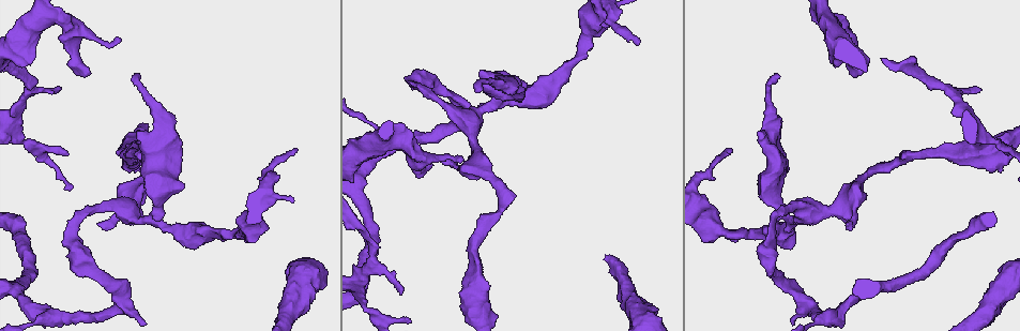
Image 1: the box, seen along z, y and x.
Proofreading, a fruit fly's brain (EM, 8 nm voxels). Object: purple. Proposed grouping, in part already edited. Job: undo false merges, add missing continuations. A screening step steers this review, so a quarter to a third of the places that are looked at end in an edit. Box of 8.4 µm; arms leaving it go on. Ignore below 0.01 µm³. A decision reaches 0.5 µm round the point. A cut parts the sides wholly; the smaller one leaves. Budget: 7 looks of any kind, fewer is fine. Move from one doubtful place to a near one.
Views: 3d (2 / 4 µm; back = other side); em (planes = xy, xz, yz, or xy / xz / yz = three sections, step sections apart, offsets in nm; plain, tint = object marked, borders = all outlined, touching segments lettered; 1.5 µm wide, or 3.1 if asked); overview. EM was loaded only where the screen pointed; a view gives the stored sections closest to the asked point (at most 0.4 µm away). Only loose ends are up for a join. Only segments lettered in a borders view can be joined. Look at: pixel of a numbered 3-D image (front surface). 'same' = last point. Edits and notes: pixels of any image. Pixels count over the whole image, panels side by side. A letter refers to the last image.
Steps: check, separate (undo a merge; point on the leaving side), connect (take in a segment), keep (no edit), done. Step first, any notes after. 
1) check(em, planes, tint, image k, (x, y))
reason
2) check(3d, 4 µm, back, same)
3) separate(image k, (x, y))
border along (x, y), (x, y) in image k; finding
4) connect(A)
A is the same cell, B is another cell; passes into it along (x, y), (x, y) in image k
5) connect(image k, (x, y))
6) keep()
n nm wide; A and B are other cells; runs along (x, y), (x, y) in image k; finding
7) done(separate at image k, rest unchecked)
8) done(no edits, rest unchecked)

check(em, xz, step 4, borders, image 1, (638, 41))
free end

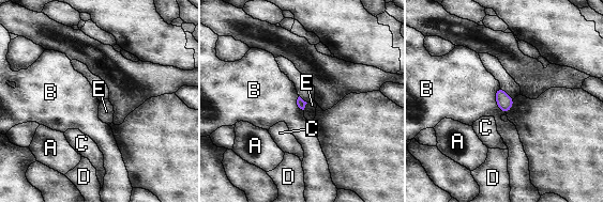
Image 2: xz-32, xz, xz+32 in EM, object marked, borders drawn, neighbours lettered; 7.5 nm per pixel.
keep()
A, B, C, D and E are other cells; none of them fits

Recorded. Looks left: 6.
check(3d, 2 µm, back, image 1, (460, 158))
tapers out

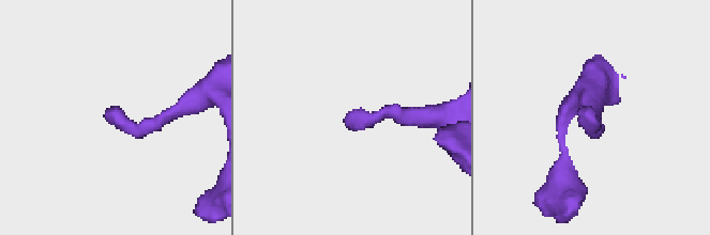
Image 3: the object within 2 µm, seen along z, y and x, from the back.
check(em, planes, tint, image 3, (591, 107))

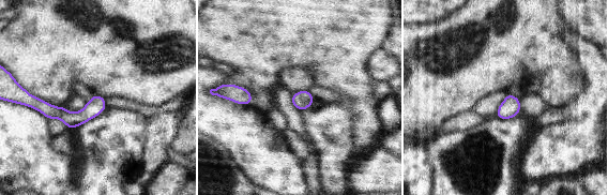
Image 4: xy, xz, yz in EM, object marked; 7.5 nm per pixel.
check(em, planes, borders, same)
what lies round it

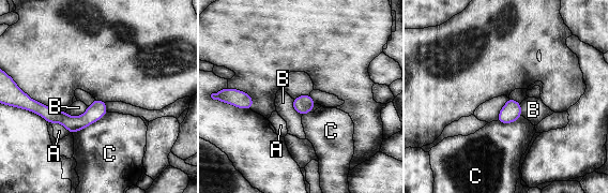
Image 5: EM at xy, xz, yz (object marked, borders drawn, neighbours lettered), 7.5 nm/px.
keep()
C touches over 320 nm; A, B and C are other cells; runs along (31, 104), (67, 121), (104, 110) in image 5; no lettered segment goes on from it

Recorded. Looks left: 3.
check(3d, 4 µm, back, image 1, (482, 322))
thick turns thin

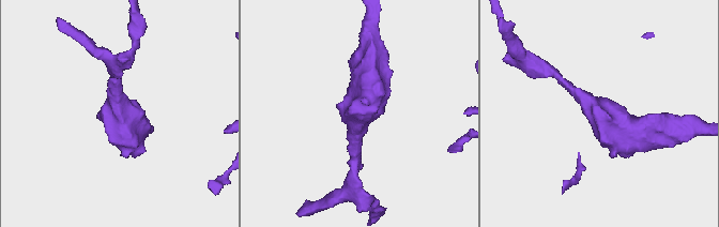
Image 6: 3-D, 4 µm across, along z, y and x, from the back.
check(em, planes, borders, image 6, (600, 109))

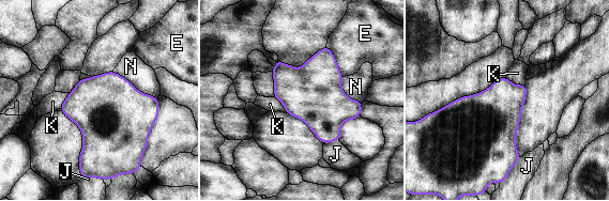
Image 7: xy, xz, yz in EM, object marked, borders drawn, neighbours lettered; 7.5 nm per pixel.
keep()
N touches over 400 nm; E, J, K and N are other cells; border along (112, 71), (141, 92), (157, 97) in image 7; all the same neuron

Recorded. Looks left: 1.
done(no edits, rest unchecked)

